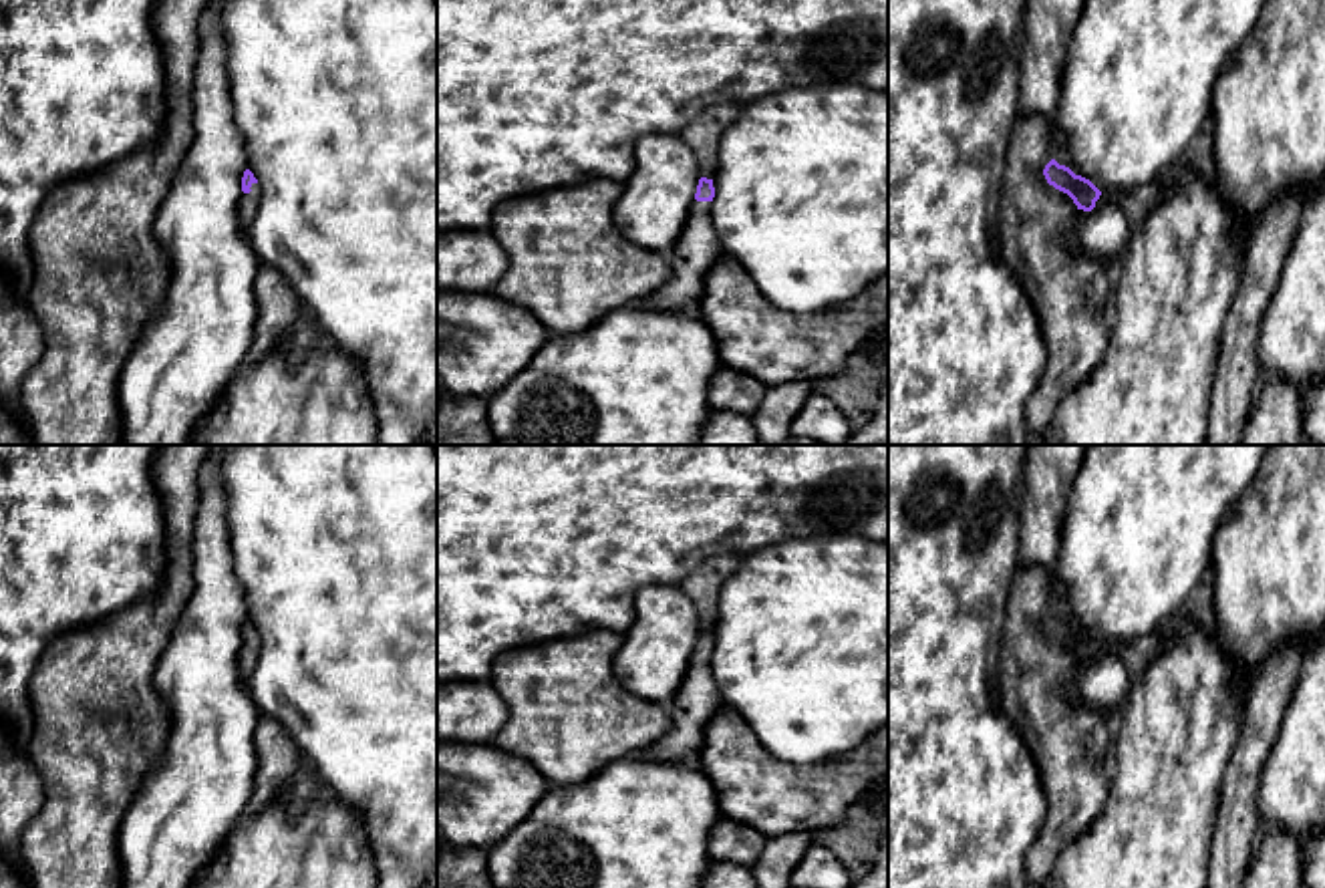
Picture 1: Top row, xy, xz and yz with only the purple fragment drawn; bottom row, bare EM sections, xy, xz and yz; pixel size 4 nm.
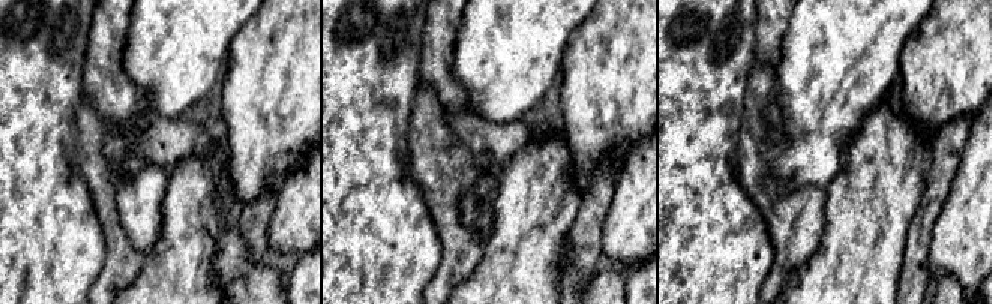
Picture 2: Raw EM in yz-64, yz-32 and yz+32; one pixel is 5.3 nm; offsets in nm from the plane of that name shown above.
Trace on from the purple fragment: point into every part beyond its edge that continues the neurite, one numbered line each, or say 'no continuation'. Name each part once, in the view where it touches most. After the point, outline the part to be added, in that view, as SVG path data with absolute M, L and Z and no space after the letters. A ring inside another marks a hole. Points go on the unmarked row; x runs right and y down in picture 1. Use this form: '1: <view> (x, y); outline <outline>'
1: xy (248, 653); outline M252 634L250 644L242 644L240 648L240 658L238 658L238 667L240 667L240 677L242 681L248 681L258 664L260 658L260 636Z

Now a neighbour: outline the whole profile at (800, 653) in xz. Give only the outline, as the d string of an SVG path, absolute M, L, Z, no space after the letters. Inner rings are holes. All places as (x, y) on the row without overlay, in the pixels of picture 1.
M836 534L759 548L741 558L717 608L711 673L721 705L735 709L773 757L830 761L888 725L888 542Z

